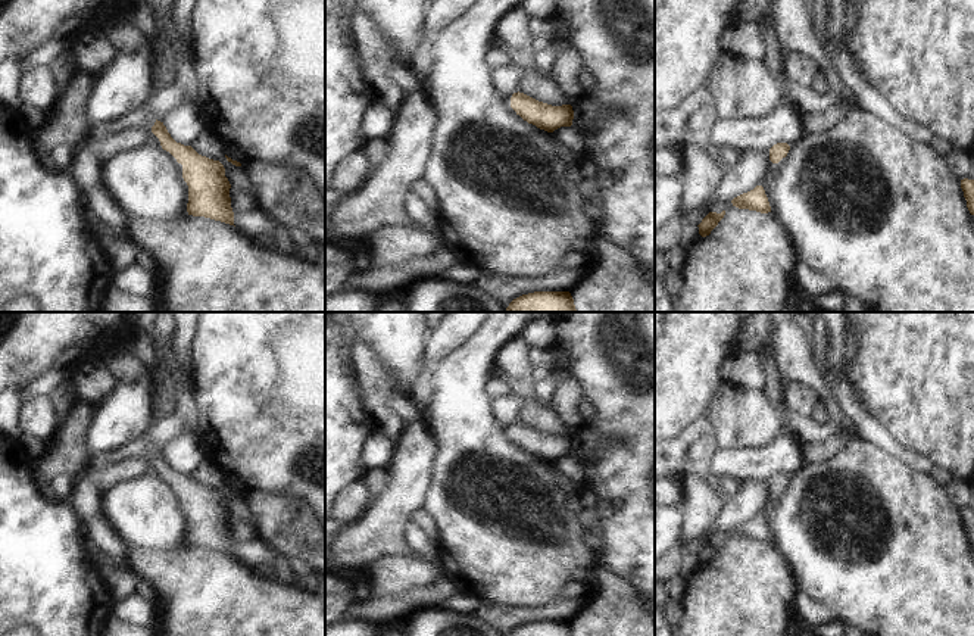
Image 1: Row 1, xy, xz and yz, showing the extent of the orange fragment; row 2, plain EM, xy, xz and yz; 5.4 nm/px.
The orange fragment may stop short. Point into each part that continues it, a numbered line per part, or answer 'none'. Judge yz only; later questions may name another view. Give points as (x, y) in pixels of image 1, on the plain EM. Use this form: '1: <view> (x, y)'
1: yz (771, 496)

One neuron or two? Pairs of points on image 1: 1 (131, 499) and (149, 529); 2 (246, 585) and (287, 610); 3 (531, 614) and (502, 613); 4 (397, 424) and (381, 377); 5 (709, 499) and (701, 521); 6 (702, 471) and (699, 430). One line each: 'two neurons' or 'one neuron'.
1: one neuron
2: one neuron
3: one neuron
4: one neuron
5: one neuron
6: one neuron

